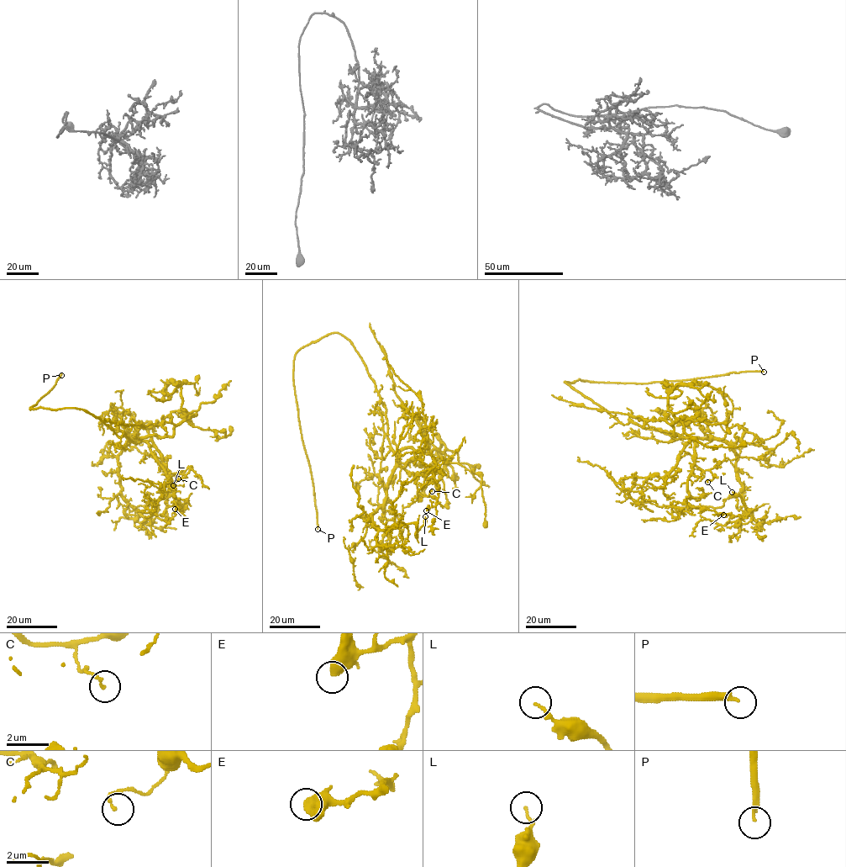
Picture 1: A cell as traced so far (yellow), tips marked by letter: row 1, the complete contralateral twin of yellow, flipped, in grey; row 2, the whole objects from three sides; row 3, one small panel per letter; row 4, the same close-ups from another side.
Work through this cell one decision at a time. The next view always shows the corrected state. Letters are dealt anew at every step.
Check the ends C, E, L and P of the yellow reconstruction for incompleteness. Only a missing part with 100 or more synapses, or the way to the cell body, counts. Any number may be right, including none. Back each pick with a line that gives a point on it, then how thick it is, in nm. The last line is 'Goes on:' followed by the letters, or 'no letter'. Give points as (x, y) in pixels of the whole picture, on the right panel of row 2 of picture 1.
P: place (764, 372); calibre 200 nm
Goes on: P

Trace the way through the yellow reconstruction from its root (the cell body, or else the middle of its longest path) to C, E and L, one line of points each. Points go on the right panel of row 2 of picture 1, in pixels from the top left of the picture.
C: (611, 414), (624, 425), (633, 422), (692, 439), (694, 462), (713, 476), (707, 482)
E: (611, 414), (624, 425), (633, 422), (692, 439), (694, 466), (687, 501), (723, 515)
L: (611, 414), (675, 438), (722, 440), (735, 455), (742, 489), (738, 526), (748, 511), (732, 492)

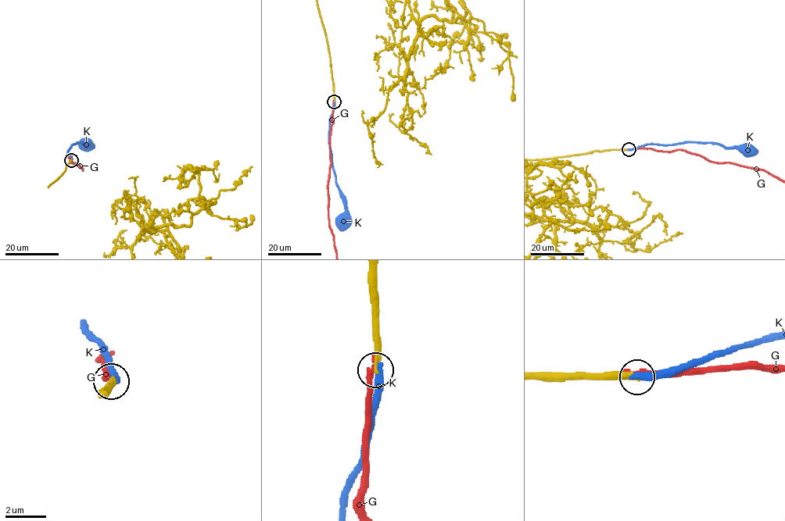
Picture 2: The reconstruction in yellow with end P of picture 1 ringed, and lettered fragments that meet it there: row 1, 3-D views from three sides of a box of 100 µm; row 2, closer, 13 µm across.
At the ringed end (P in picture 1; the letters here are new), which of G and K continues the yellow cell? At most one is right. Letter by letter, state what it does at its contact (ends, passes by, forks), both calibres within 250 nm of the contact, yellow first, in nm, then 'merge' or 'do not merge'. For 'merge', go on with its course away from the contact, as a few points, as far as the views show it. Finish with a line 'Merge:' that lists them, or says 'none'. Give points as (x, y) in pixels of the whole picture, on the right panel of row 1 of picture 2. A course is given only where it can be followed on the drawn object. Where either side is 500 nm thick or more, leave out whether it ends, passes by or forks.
G: it ends | 360/190 nm | do not merge
K: it ends | 320/340 nm | merge | via (627, 149), (648, 144), (695, 142), (713, 143), (739, 148), (747, 152)
Merge: K

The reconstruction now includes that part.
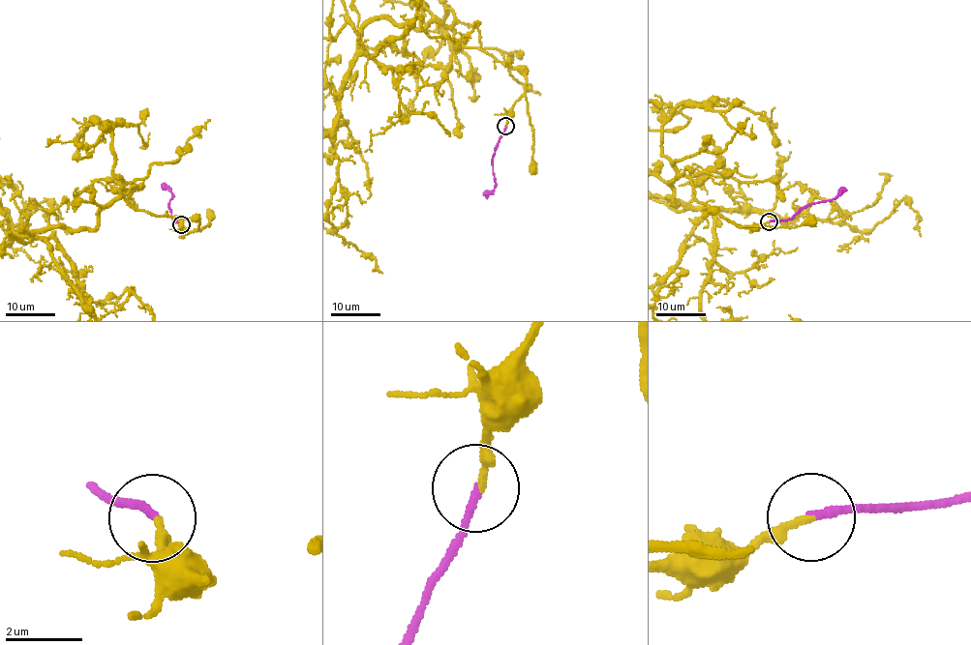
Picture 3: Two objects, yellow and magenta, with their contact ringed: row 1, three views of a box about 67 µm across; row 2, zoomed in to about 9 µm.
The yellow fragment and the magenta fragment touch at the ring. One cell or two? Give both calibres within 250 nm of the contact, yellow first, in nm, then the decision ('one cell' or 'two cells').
200/200 nm | one cell

